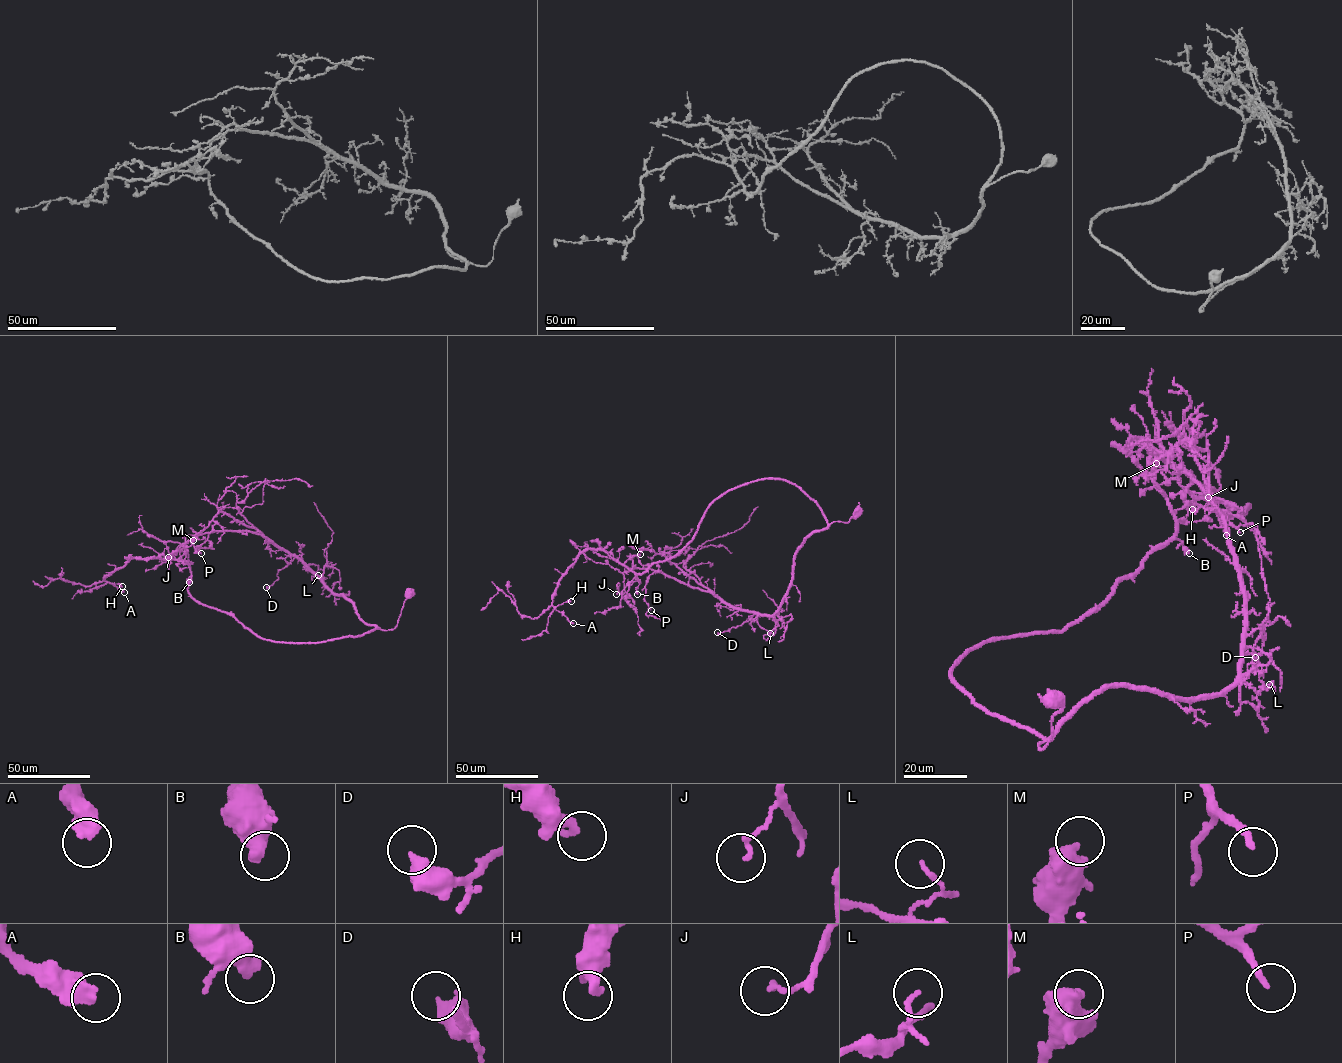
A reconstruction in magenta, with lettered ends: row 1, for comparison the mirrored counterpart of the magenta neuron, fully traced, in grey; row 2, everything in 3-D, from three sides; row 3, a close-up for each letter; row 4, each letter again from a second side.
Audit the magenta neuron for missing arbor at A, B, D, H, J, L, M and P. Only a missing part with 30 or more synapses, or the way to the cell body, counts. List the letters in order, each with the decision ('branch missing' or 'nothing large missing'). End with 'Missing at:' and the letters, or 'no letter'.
A: branch missing
B: nothing large missing
D: nothing large missing
H: nothing large missing
J: nothing large missing
L: nothing large missing
M: nothing large missing
P: branch missing
Missing at: A, P

